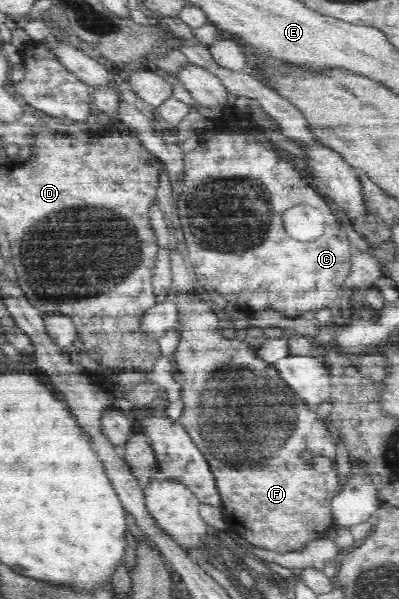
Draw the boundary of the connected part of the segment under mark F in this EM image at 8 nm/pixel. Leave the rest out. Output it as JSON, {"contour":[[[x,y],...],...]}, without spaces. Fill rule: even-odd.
{"contour":[[[172,286],[169,295],[173,295],[179,323],[179,344],[177,344],[177,348],[171,357],[176,378],[181,385],[181,399],[184,403],[182,413],[177,421],[182,423],[194,443],[198,446],[198,449],[205,455],[206,461],[214,473],[214,479],[217,482],[218,491],[222,497],[222,518],[226,523],[227,531],[236,531],[245,538],[249,544],[255,546],[255,548],[265,548],[265,550],[275,550],[275,552],[295,552],[295,550],[303,550],[305,544],[309,544],[309,542],[313,542],[313,540],[321,540],[321,538],[328,537],[330,527],[333,526],[331,499],[336,495],[335,490],[337,482],[339,482],[337,470],[335,470],[335,466],[333,466],[329,472],[319,473],[313,467],[312,460],[307,461],[301,457],[303,450],[307,450],[308,448],[312,450],[314,456],[327,456],[327,458],[335,460],[336,441],[328,421],[321,419],[318,412],[314,413],[311,408],[305,404],[305,401],[300,400],[299,396],[295,396],[292,389],[283,381],[279,371],[272,364],[259,360],[259,358],[254,356],[255,349],[253,349],[253,344],[248,344],[247,341],[231,343],[221,335],[221,331],[219,331],[220,320],[211,310],[210,302],[195,292],[176,291],[175,286]]]}

